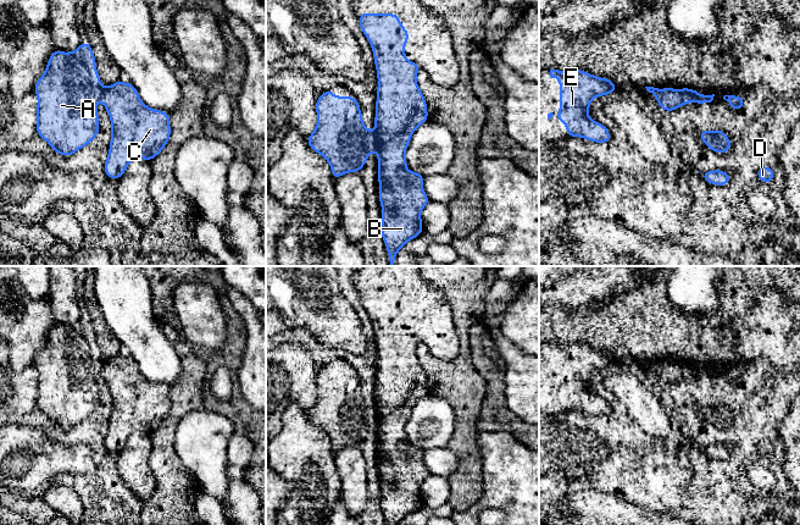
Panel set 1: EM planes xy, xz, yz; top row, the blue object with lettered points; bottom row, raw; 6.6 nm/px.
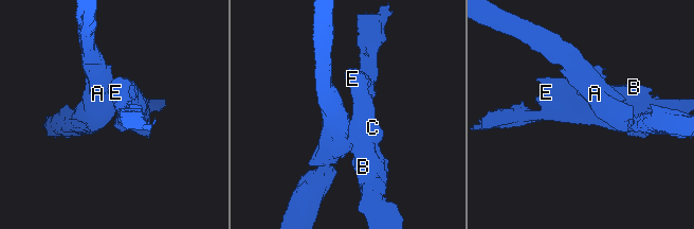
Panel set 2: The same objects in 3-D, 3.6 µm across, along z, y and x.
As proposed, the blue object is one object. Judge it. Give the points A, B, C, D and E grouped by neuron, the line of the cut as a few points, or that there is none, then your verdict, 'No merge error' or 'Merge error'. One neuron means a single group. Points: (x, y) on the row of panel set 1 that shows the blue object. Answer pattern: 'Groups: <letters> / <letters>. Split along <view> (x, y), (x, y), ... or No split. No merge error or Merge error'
Groups: A / B C D E. Split along xz (374, 132), (377, 144). Merge error

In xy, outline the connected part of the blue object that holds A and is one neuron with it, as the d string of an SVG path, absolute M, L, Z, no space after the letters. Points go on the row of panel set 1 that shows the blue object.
M89 42L80 43L72 52L55 49L33 90L38 96L37 134L60 155L73 155L88 145L100 131L96 101L101 99L102 90Z

